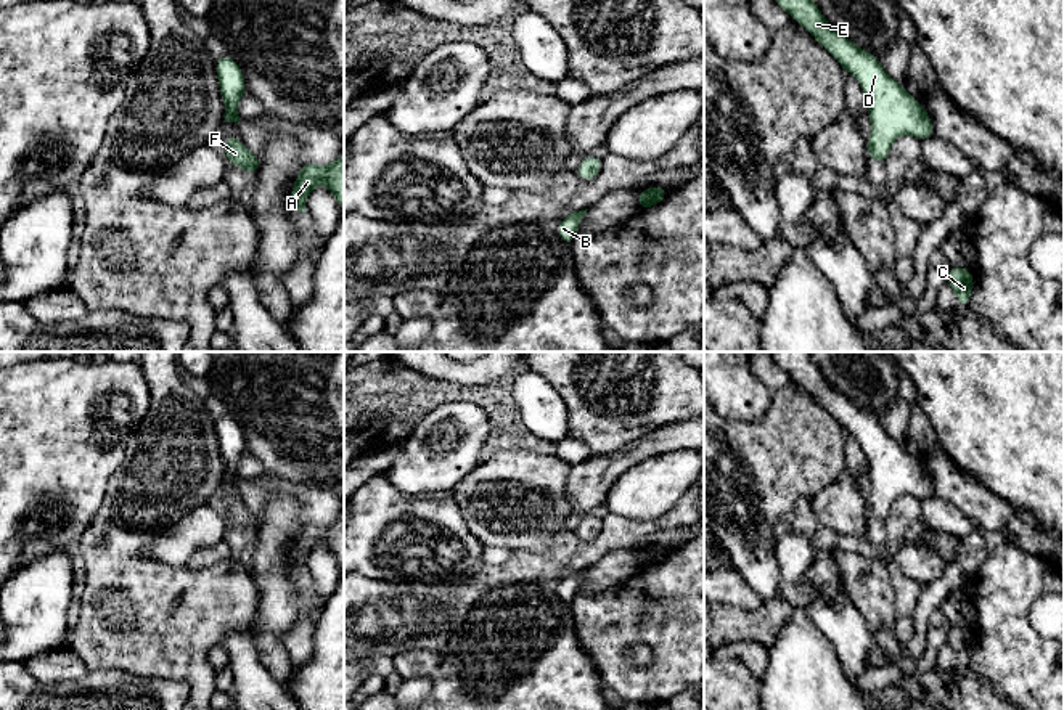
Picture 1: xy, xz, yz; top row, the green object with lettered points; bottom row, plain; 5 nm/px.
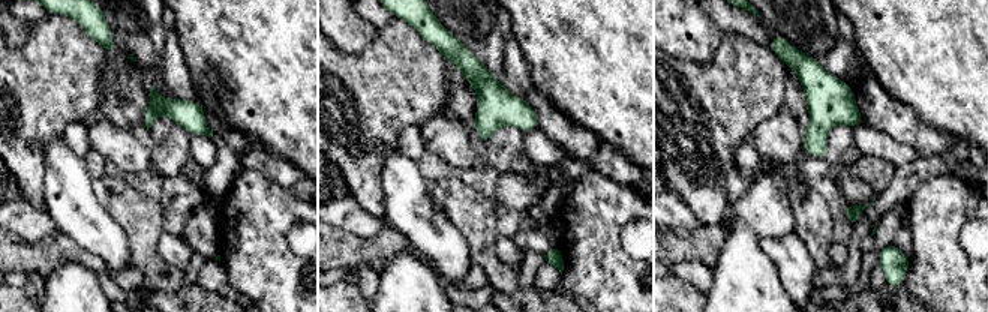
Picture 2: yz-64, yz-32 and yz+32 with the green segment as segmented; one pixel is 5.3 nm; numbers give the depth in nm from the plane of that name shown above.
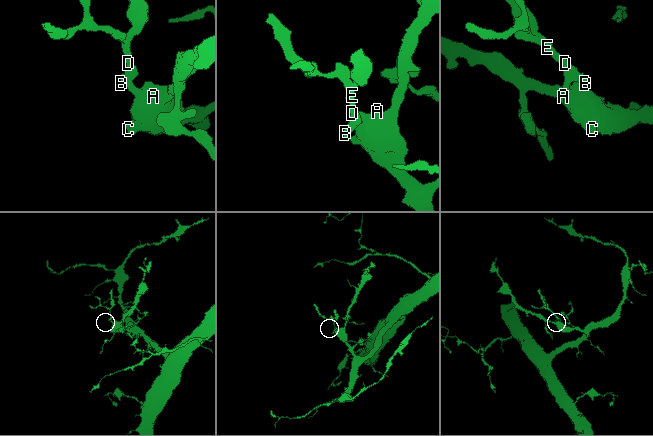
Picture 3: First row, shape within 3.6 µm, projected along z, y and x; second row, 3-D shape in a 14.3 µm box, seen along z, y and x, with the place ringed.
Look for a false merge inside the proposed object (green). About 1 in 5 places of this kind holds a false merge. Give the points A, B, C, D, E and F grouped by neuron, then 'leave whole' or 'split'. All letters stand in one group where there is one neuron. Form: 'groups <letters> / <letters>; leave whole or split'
groups A B C D E F; leave whole

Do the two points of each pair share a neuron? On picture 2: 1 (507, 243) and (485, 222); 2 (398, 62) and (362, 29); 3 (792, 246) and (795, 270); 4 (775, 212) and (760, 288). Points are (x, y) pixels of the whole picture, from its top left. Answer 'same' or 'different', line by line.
1: different
2: different
3: same
4: same

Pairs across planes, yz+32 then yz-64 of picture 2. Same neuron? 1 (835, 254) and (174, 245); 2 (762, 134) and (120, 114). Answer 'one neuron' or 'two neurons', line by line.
1: one neuron
2: two neurons

